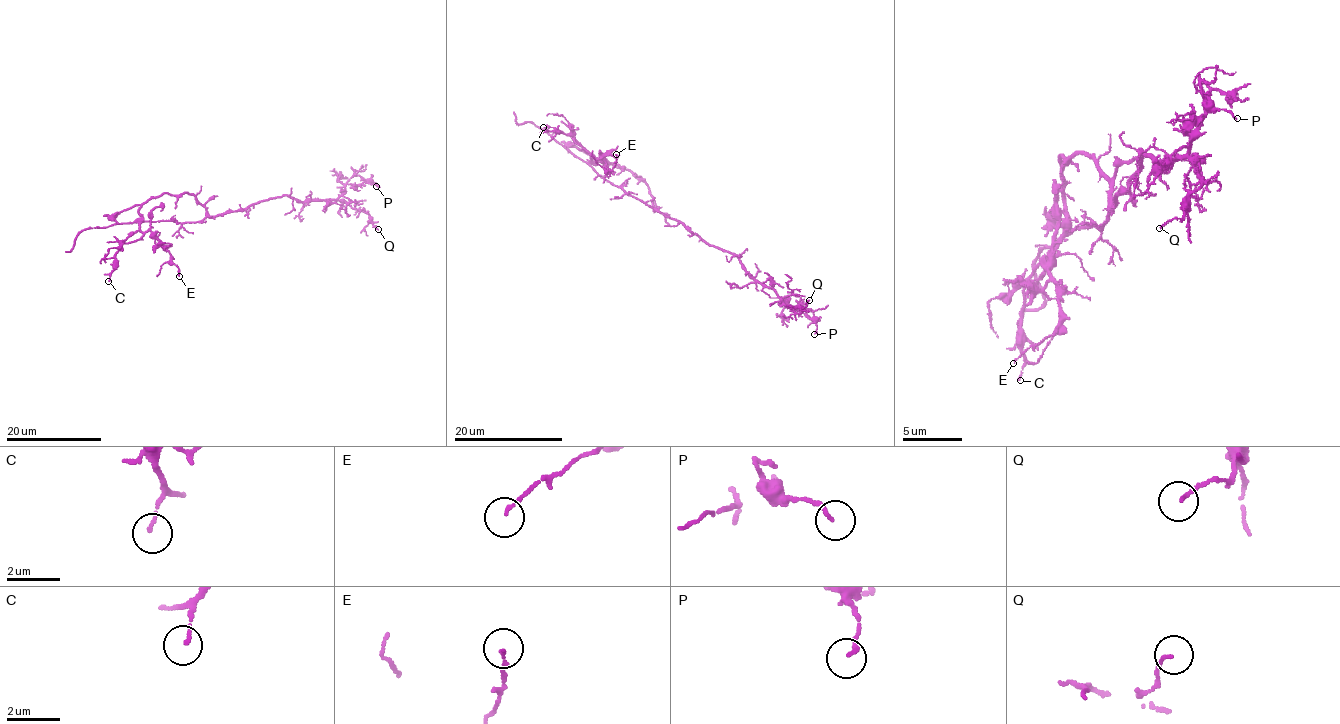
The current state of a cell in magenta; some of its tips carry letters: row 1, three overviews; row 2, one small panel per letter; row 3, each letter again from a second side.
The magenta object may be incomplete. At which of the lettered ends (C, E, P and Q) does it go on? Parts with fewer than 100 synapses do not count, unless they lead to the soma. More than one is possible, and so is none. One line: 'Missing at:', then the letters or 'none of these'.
Missing at: none of these

